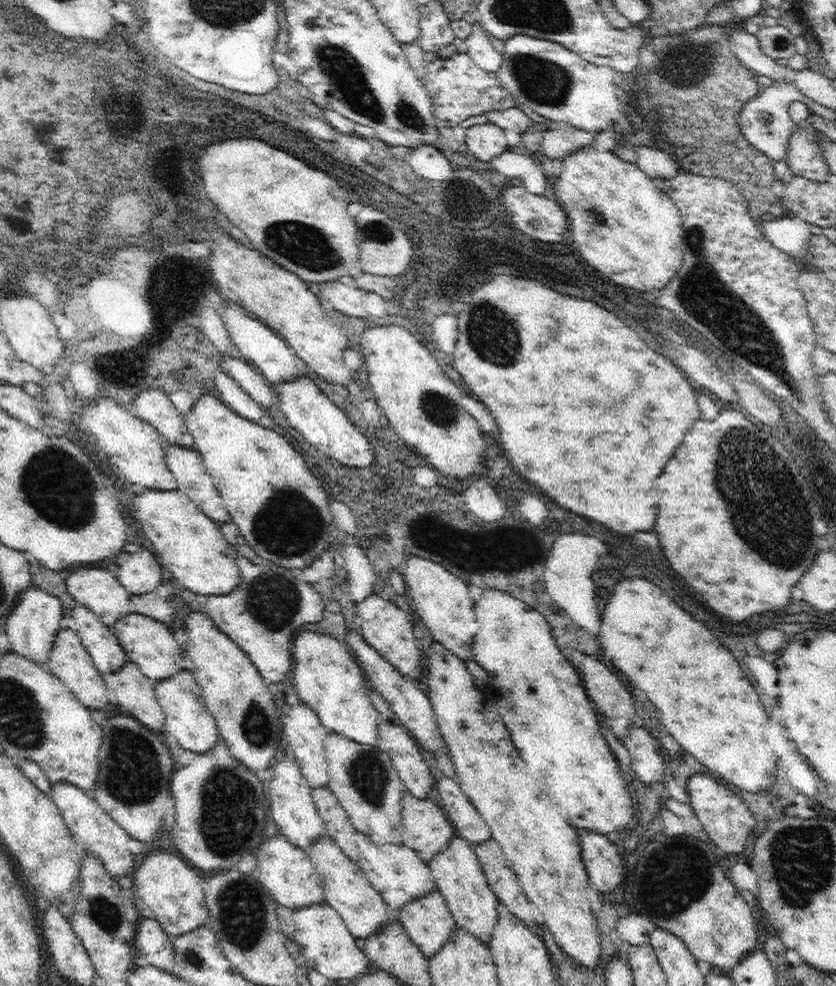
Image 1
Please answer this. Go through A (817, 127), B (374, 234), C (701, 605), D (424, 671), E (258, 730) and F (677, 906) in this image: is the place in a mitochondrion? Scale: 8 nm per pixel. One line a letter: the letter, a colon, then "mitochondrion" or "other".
A: other
B: mitochondrion
C: other
D: other
E: mitochondrion
F: mitochondrion

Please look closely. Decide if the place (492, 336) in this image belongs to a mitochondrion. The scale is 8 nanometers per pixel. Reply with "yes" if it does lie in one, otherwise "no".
yes

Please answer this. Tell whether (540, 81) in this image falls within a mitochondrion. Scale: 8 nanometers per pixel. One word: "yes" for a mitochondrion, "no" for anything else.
yes

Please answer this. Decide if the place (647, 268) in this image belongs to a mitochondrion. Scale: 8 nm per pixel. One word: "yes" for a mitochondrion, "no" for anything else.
no

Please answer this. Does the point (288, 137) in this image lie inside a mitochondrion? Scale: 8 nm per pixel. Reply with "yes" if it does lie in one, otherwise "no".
no

